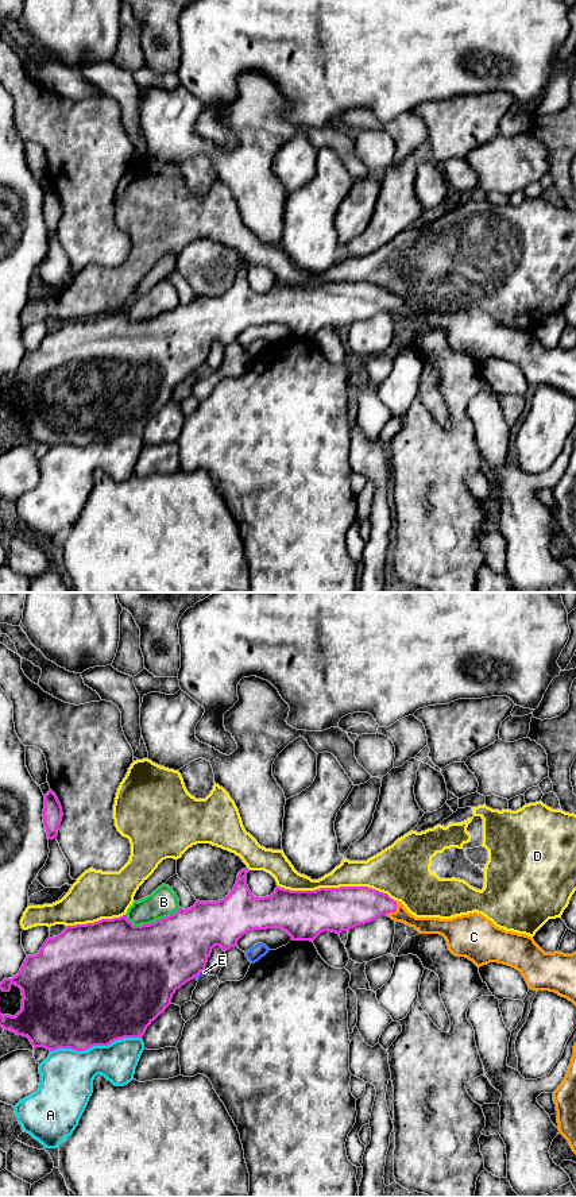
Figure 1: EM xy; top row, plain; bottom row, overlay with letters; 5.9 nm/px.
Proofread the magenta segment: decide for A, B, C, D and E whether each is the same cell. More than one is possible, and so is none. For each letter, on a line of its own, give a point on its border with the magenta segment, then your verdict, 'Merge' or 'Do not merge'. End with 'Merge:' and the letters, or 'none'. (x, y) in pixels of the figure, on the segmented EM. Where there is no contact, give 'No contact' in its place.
A: Touches magenta at xy (95, 1045). Do not merge
B: Touches magenta at xy (151, 923). Do not merge
C: Touches magenta at xy (395, 910). Merge
D: Touches magenta at xy (335, 888). Do not merge
E: Touches magenta at xy (200, 972). Do not merge
Merge: C

